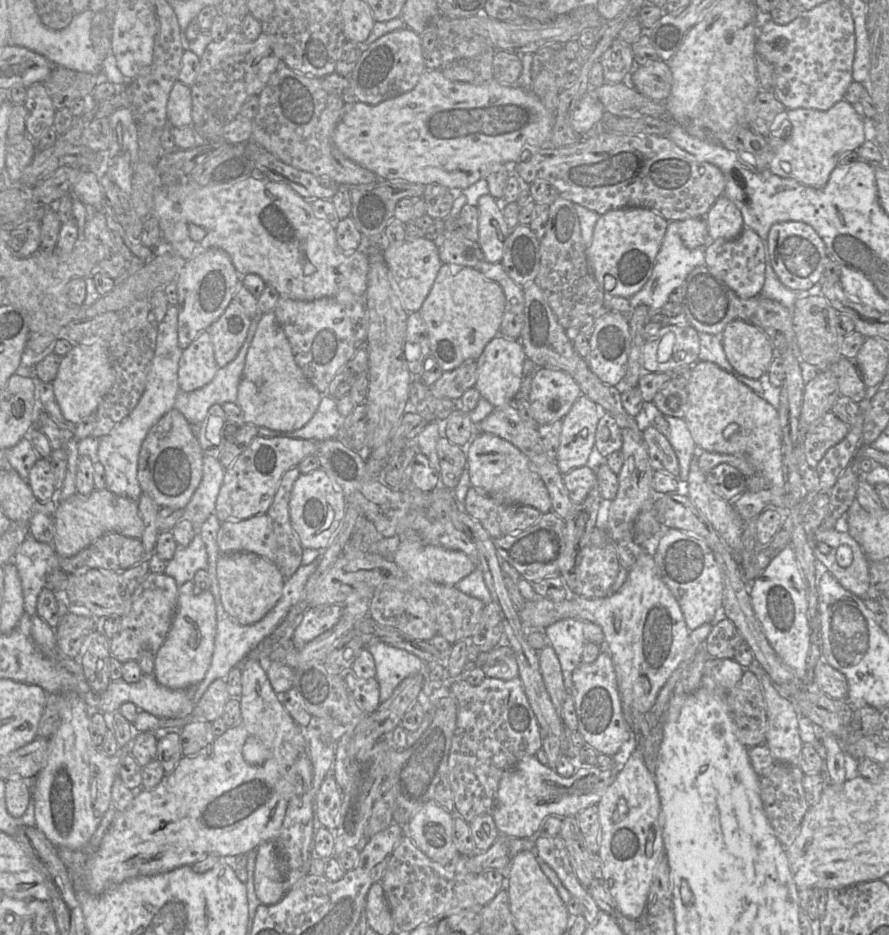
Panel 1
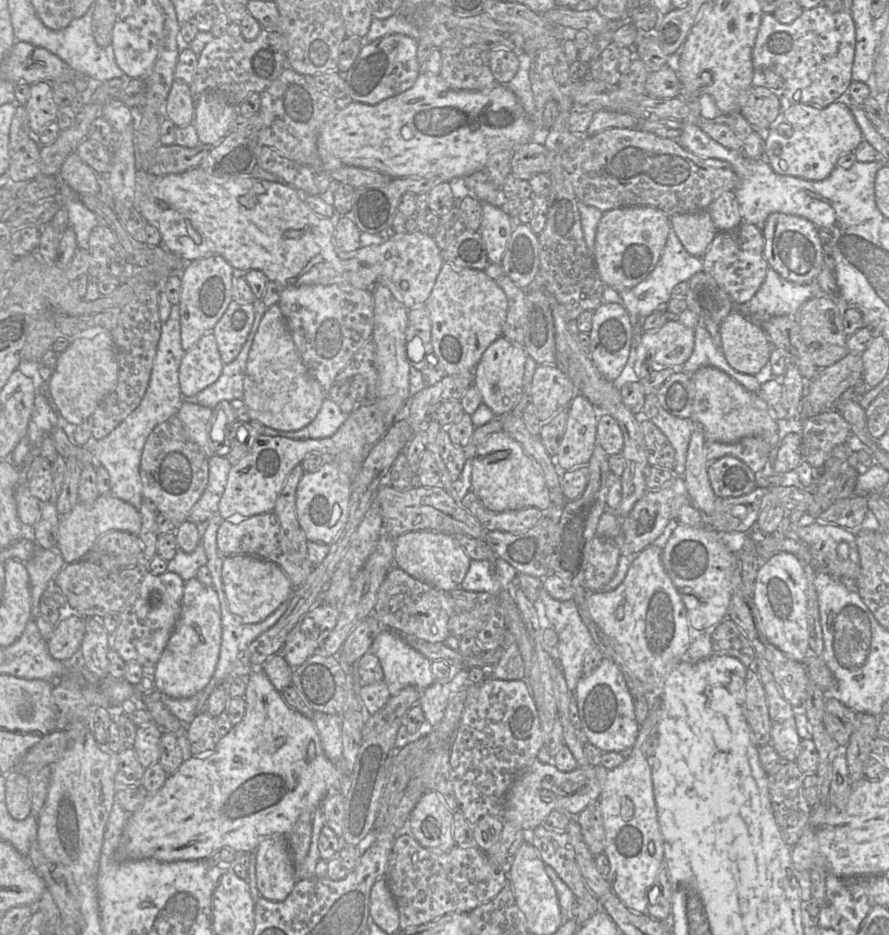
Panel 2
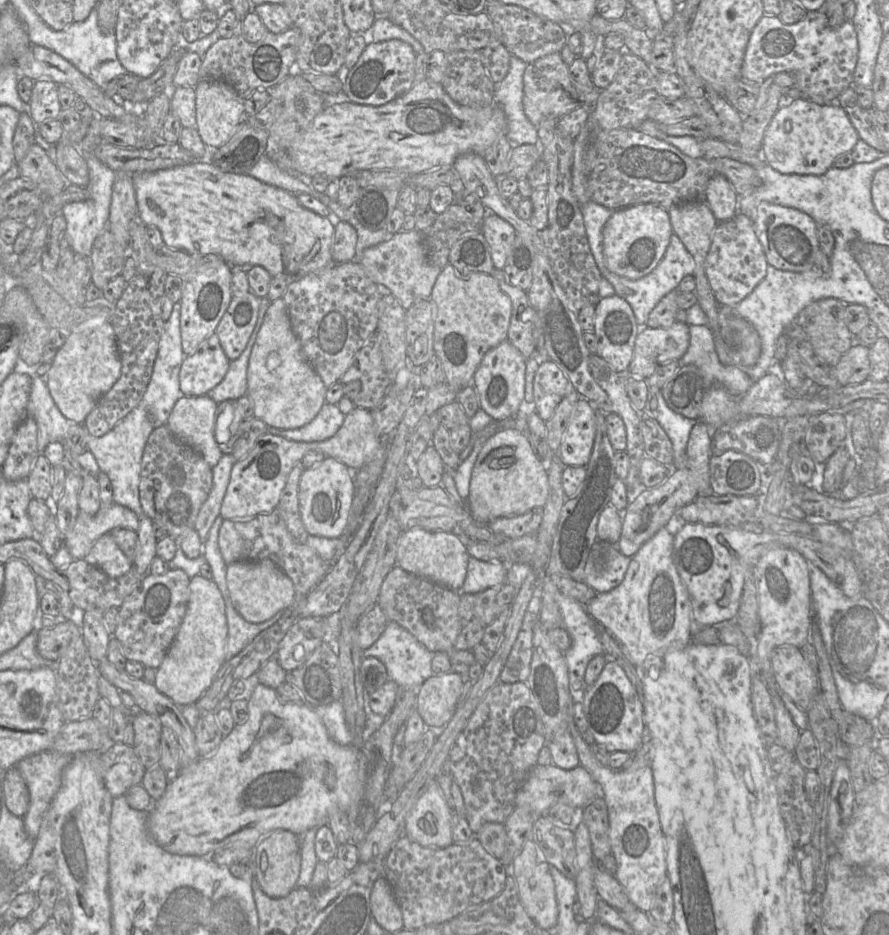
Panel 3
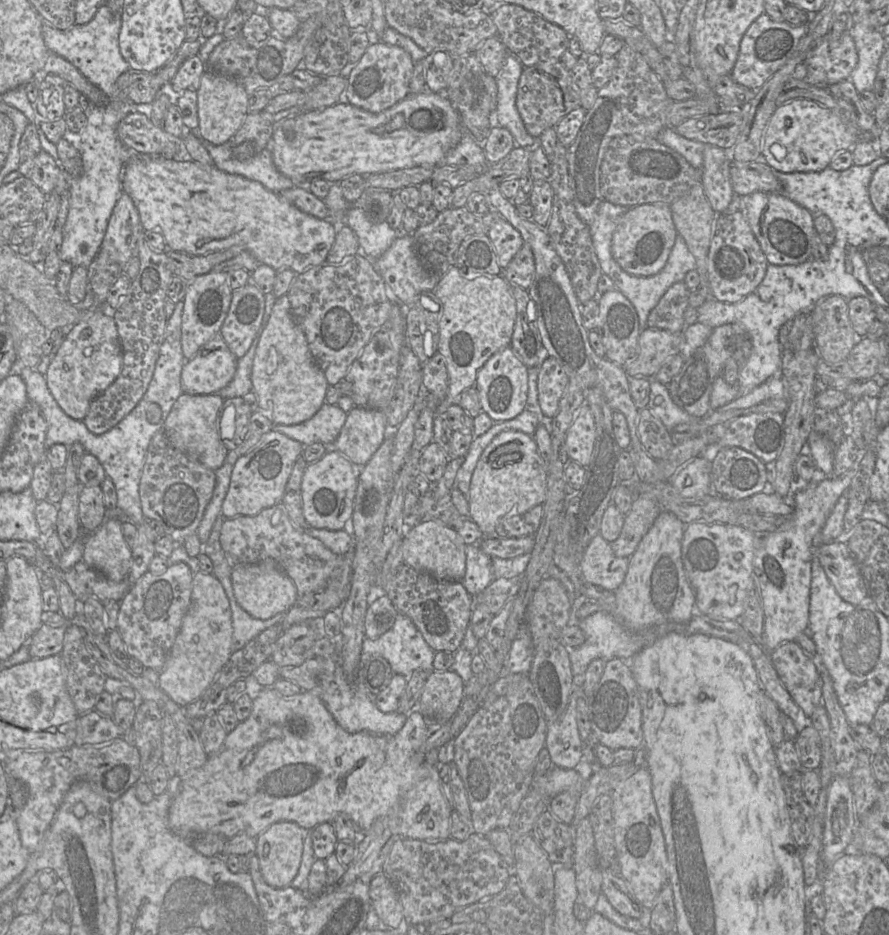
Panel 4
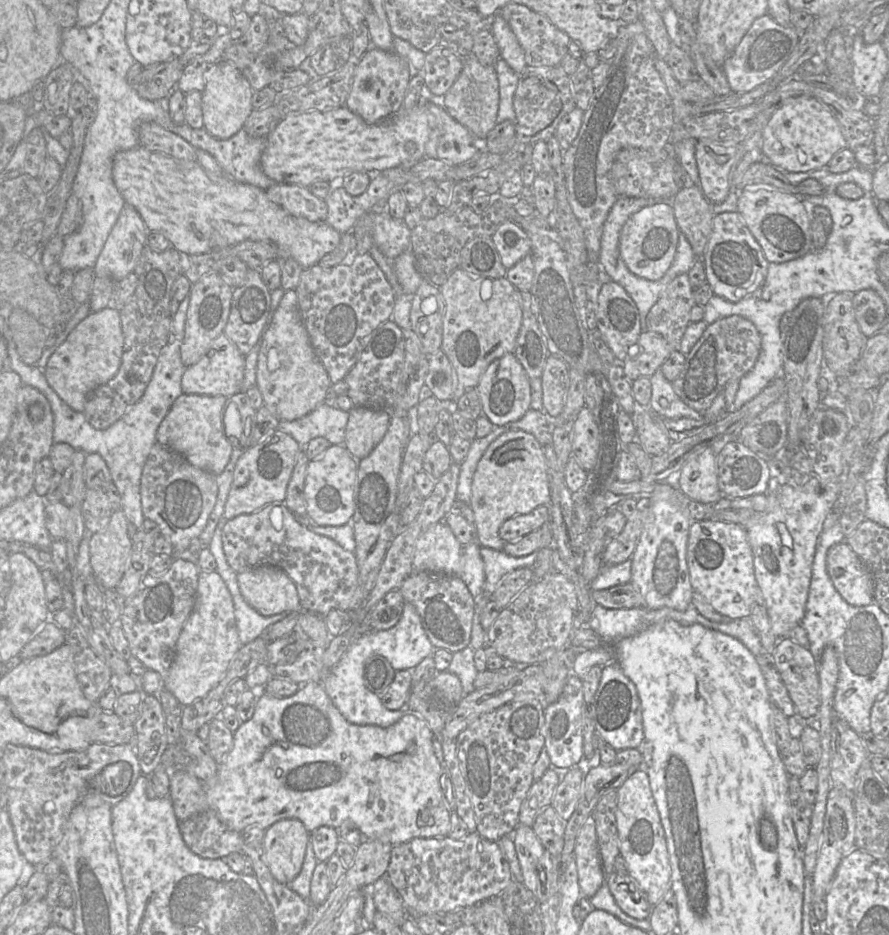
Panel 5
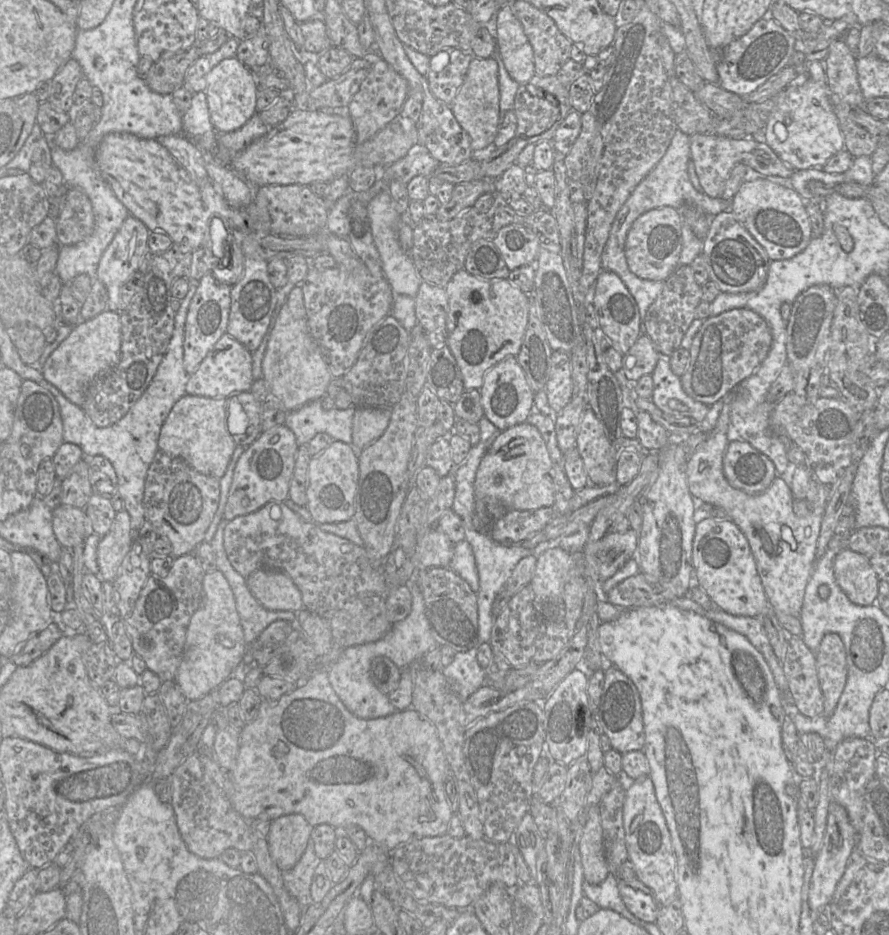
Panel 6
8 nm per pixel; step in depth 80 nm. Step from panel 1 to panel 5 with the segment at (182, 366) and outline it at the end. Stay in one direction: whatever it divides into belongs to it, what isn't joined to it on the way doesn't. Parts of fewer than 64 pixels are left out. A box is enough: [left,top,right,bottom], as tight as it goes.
[181,334,245,396]

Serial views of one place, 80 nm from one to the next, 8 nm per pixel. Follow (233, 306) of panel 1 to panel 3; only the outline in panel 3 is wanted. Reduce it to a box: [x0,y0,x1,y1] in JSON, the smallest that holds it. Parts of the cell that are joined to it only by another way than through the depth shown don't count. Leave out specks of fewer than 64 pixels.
[215,291,259,361]

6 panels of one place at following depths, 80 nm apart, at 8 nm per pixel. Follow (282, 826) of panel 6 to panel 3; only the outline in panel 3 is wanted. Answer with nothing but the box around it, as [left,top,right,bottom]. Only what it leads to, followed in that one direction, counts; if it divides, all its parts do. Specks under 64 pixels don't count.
[255,830,301,898]

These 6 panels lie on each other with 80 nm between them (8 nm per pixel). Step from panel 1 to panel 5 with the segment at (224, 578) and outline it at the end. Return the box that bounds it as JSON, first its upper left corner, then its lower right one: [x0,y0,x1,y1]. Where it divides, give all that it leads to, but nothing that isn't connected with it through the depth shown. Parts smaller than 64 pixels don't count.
[237,565,301,616]

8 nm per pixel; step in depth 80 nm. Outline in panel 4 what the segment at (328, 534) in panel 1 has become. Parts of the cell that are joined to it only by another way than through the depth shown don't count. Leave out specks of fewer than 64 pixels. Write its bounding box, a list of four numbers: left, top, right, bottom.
[301,449,357,530]

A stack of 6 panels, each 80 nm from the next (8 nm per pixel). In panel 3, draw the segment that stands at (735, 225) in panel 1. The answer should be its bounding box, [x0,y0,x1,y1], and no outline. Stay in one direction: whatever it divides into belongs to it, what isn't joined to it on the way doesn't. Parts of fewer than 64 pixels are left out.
[704,174,739,222]

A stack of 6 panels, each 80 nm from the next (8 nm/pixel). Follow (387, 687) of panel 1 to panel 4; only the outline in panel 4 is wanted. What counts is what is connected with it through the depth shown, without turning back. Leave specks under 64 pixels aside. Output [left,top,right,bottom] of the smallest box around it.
[361,613,435,678]

